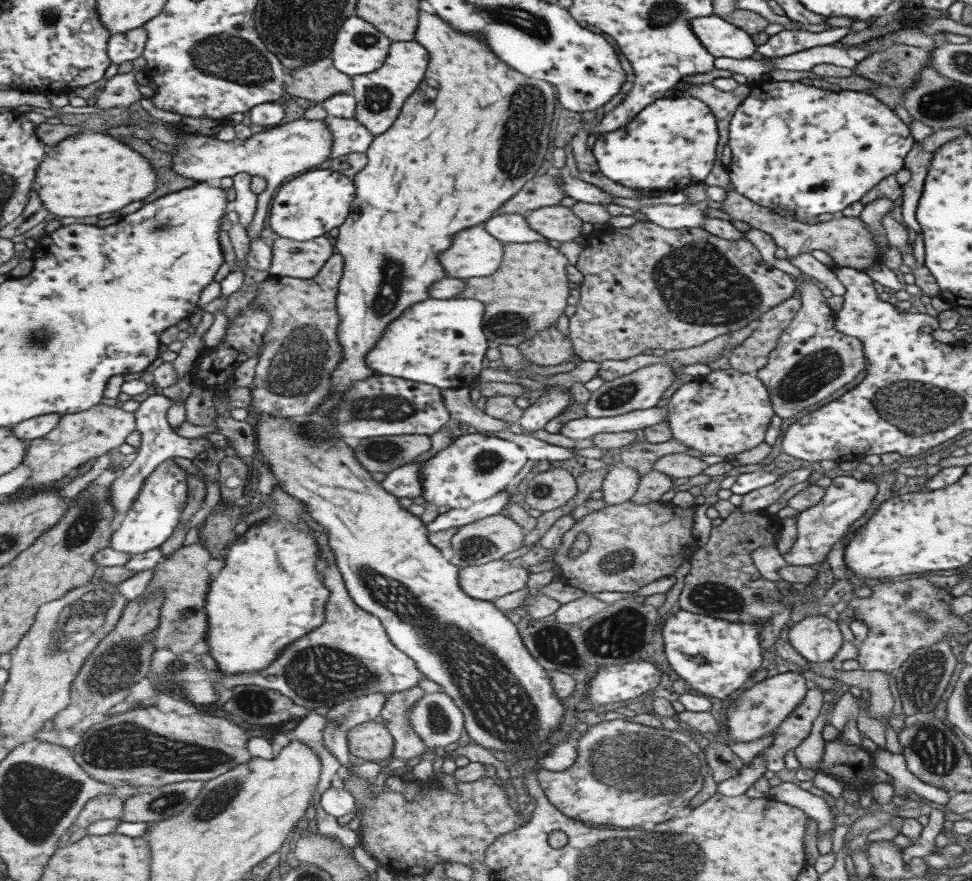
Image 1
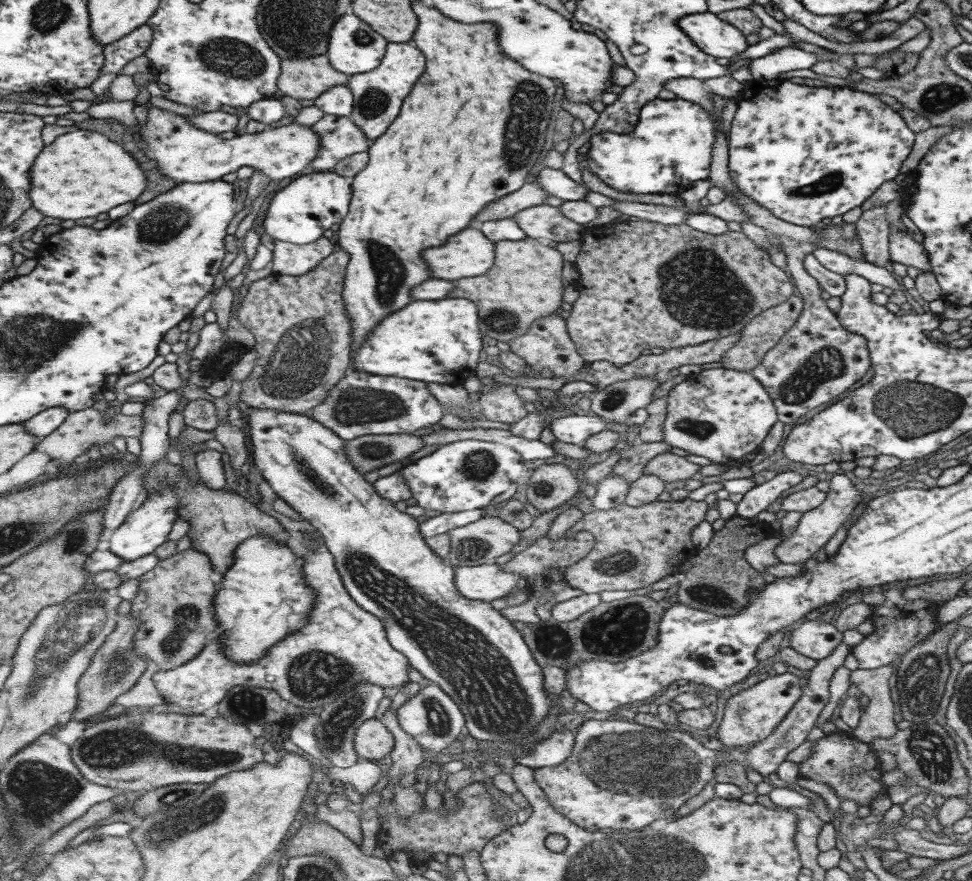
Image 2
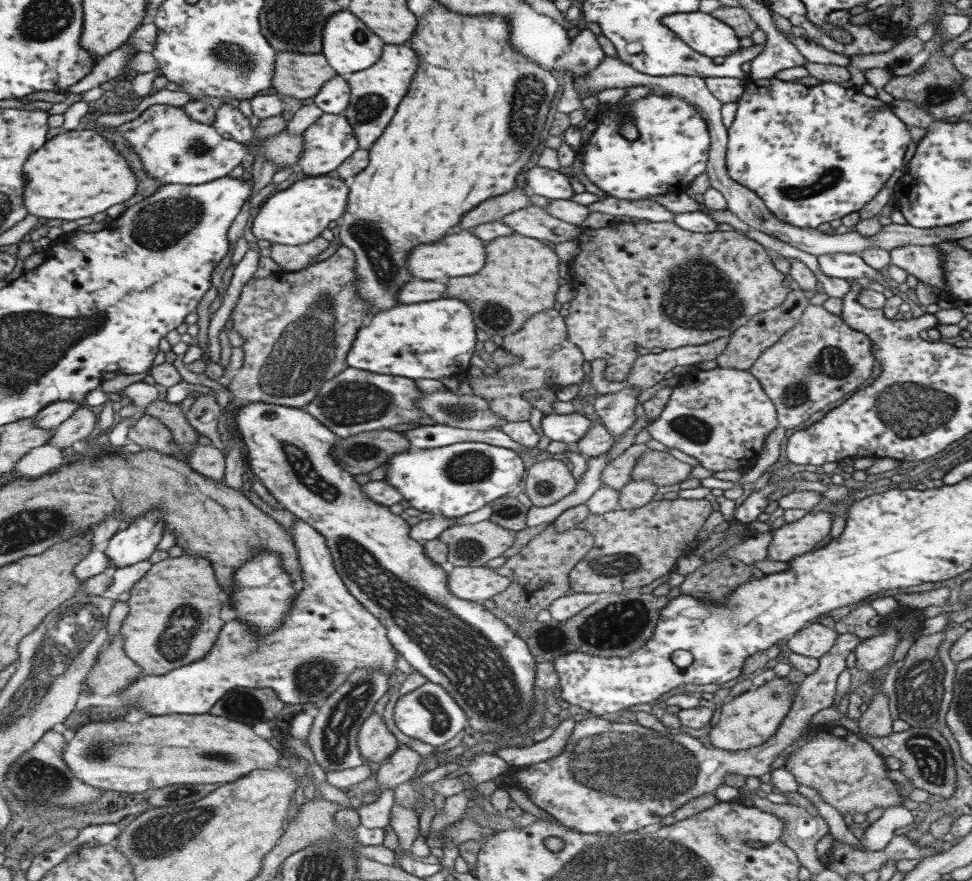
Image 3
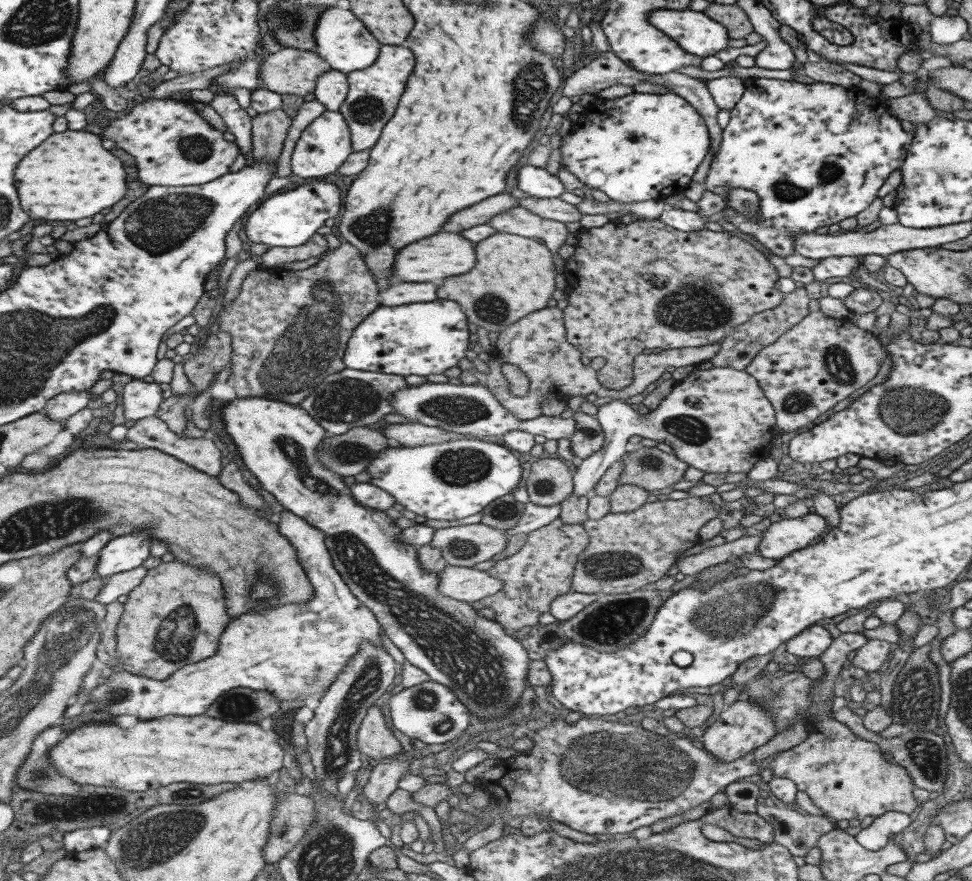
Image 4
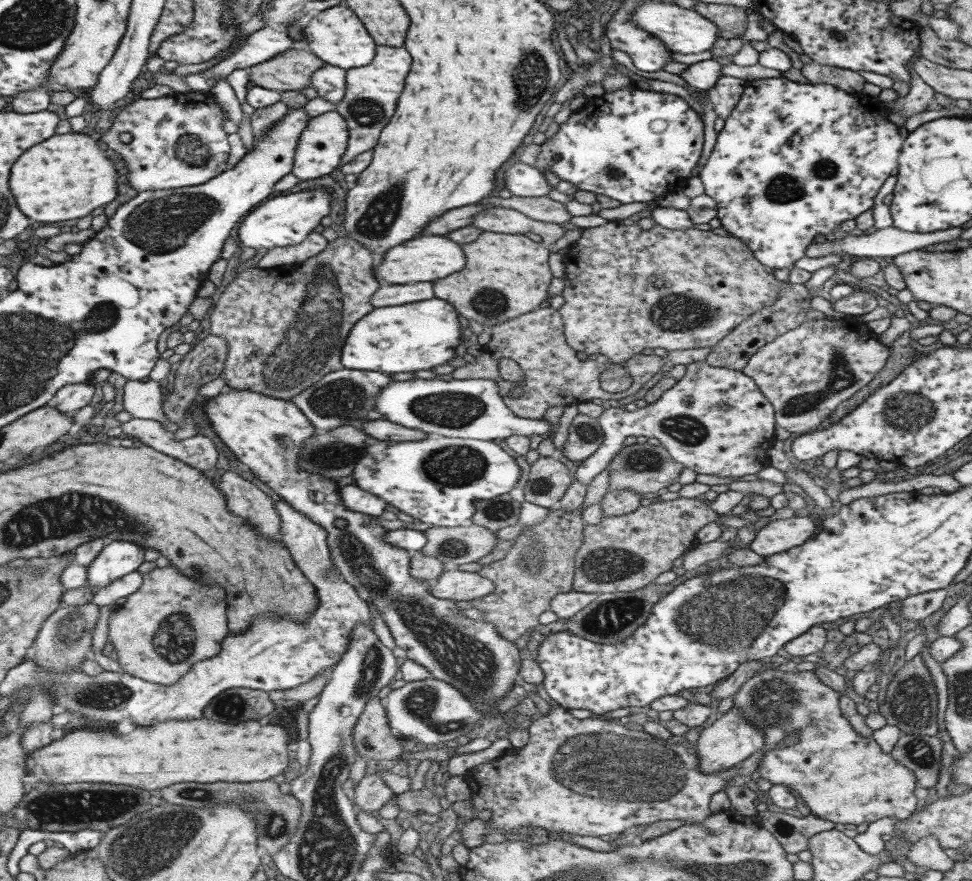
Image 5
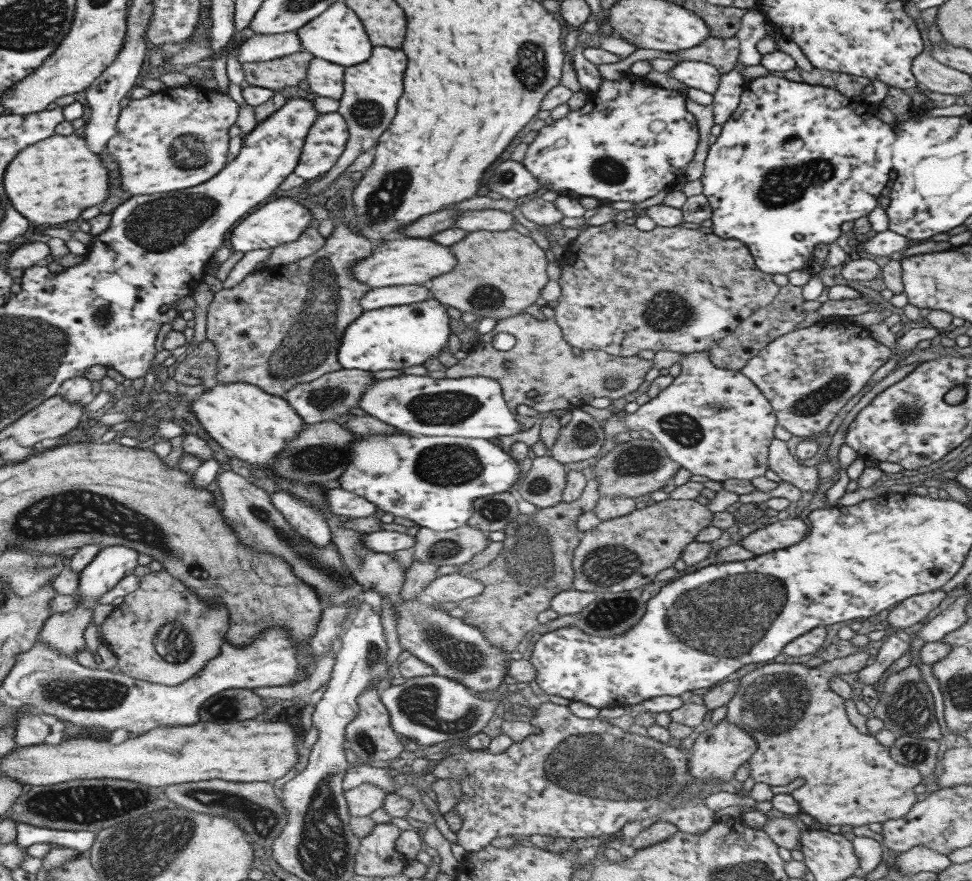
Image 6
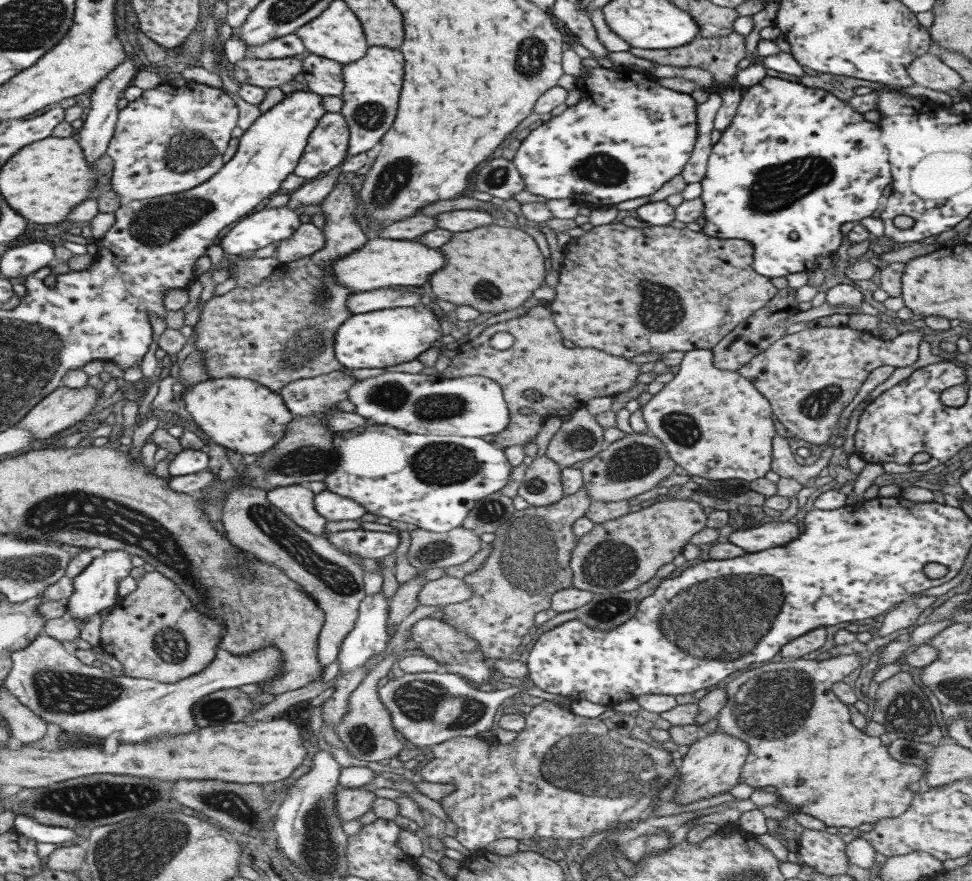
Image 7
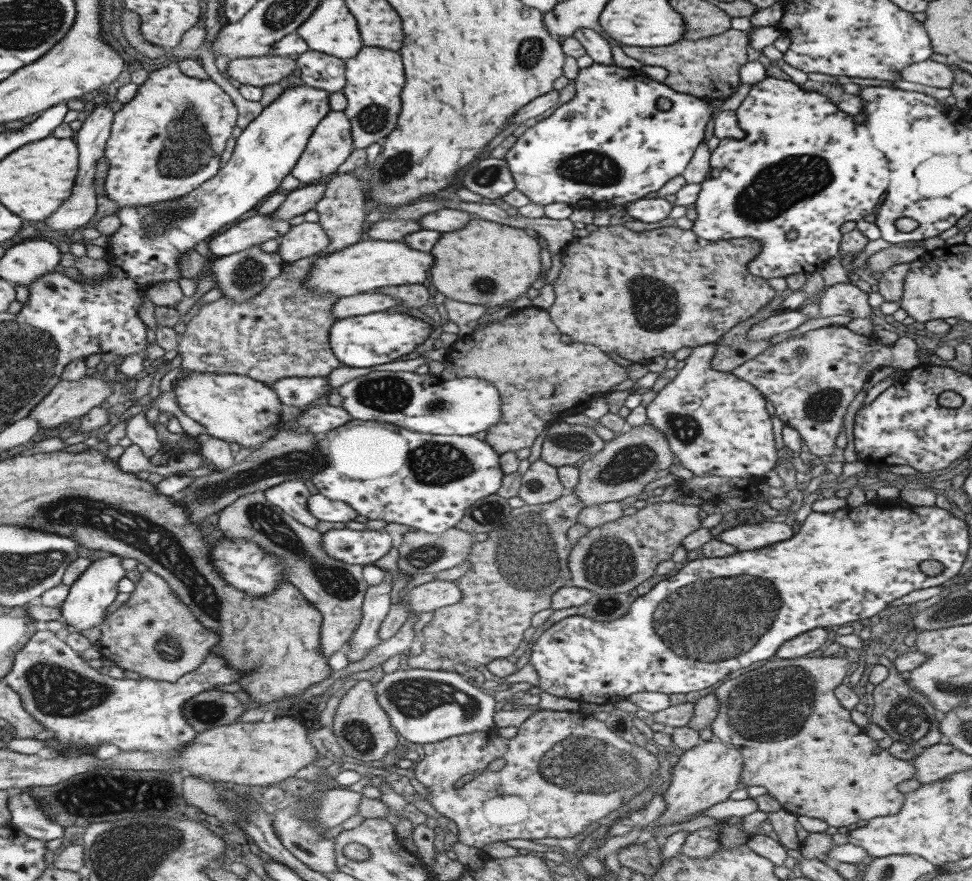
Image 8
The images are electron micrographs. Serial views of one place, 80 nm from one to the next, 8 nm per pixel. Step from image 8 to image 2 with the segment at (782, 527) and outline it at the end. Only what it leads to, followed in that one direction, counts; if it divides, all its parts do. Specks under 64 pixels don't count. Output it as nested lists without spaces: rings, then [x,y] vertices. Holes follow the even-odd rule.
[[[837,474],[829,479],[828,492],[825,493],[825,499],[819,506],[803,512],[800,520],[795,526],[795,530],[789,536],[780,538],[780,544],[773,549],[773,555],[777,557],[777,561],[782,564],[803,564],[805,561],[812,559],[815,552],[831,540],[831,536],[839,530],[839,526],[843,526],[849,516],[853,514],[855,506],[861,502],[861,491],[854,489],[854,483],[847,480],[845,476]]]

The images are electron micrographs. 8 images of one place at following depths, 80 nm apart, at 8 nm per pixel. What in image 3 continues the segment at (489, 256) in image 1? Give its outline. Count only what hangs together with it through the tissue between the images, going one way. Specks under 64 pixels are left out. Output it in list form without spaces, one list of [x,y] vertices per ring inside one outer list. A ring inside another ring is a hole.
[[[460,229],[447,233],[433,244],[419,244],[407,256],[407,270],[419,280],[446,281],[453,277],[475,274],[485,260],[484,241],[479,240],[469,229]]]

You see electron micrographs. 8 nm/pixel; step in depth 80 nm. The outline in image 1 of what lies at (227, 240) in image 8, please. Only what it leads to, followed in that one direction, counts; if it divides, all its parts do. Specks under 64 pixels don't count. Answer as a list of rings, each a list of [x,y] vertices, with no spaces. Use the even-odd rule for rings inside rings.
[[[329,169],[307,170],[280,185],[277,194],[270,199],[267,224],[281,238],[299,242],[317,238],[331,228],[338,227],[345,220],[354,194],[355,188],[350,177]]]

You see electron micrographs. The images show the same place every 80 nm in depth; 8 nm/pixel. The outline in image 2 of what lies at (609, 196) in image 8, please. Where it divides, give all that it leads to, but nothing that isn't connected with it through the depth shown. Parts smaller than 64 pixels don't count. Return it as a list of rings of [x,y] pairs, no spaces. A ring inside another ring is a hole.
[[[675,98],[643,103],[639,109],[635,128],[629,135],[619,135],[614,132],[601,131],[591,135],[590,147],[585,155],[587,169],[601,182],[619,192],[633,194],[674,194],[679,195],[689,188],[695,180],[705,180],[709,175],[711,164],[711,149],[714,141],[714,123],[698,104]]]

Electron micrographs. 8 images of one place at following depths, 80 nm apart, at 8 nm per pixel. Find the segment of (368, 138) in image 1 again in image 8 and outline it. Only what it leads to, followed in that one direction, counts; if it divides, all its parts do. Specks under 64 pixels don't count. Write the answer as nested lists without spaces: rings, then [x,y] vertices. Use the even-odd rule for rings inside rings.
[[[329,111],[314,128],[311,136],[307,140],[307,145],[299,159],[291,167],[289,174],[297,178],[300,186],[313,185],[315,182],[329,179],[337,172],[339,165],[343,164],[349,154],[353,151],[351,144],[350,122],[343,114],[343,111]]]

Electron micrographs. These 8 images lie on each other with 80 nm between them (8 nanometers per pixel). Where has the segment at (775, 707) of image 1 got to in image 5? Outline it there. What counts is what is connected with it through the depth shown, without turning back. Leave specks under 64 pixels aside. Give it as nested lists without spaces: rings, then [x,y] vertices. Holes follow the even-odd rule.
[[[731,708],[718,715],[710,726],[702,729],[695,745],[692,747],[698,757],[698,768],[701,773],[717,773],[739,765],[742,760],[759,751],[764,745],[762,732],[755,728],[746,716],[738,713],[736,708]]]

